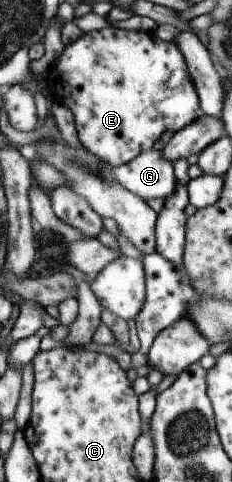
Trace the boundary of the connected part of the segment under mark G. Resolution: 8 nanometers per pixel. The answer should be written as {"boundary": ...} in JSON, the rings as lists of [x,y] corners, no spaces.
{"boundary":[[[149,150],[122,166],[105,165],[113,177],[131,193],[150,199],[168,200],[177,193],[179,182],[174,175],[174,165],[162,156],[161,151]]]}

